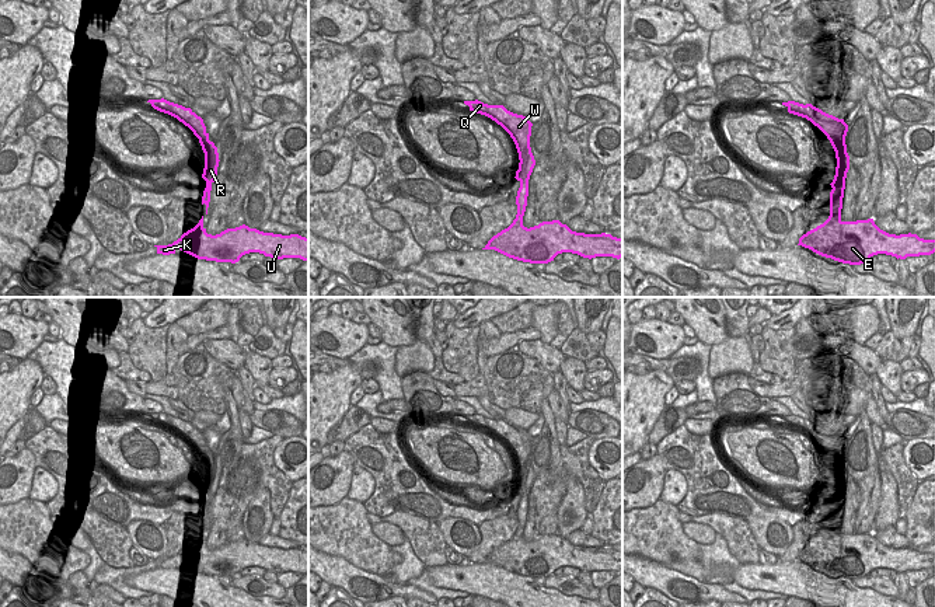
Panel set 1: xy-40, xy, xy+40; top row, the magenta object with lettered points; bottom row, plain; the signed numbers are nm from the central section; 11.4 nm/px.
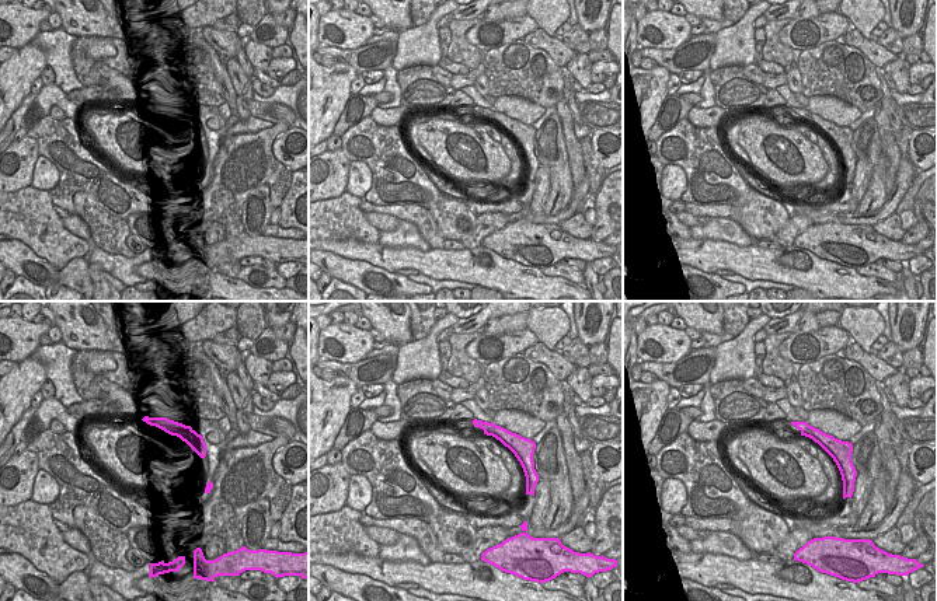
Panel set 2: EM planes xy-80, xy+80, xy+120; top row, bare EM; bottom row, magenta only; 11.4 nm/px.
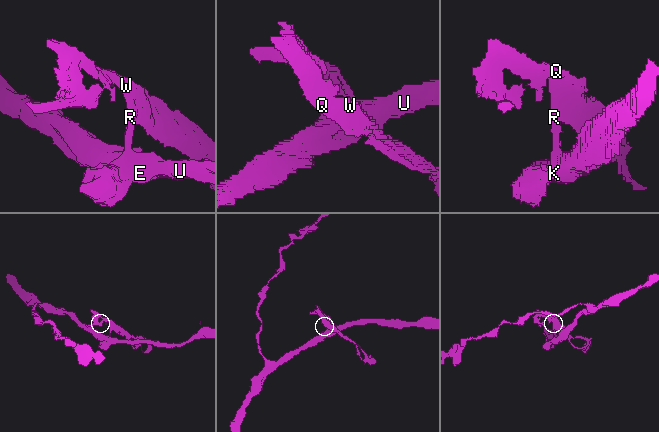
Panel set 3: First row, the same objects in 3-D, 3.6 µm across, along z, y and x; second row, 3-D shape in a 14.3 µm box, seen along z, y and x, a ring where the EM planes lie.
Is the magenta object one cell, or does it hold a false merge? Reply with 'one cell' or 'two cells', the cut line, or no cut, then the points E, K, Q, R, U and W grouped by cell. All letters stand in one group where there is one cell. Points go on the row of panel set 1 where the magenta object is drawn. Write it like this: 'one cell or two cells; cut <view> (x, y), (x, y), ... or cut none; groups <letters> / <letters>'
two cells; cut xy+40 (840, 213), (834, 219), (829, 219); groups E K U / Q R W

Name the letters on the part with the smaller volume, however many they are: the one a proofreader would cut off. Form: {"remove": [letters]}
{"remove": ["Q", "R", "W"]}

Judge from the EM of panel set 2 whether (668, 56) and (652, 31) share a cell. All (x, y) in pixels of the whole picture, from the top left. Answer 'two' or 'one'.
two

